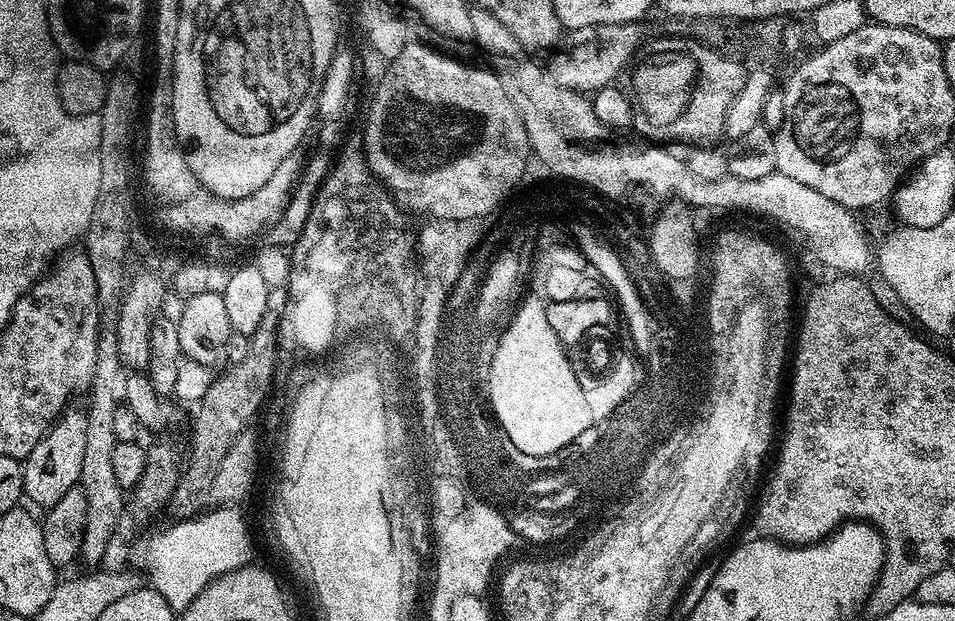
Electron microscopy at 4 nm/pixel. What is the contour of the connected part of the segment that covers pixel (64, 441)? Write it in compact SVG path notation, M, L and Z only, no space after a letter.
M69 406L52 423L47 434L38 440L34 447L28 449L28 454L23 459L24 496L32 499L40 510L52 508L54 502L58 502L62 494L66 494L66 490L79 485L85 451L86 418L84 412L76 409L75 406Z

